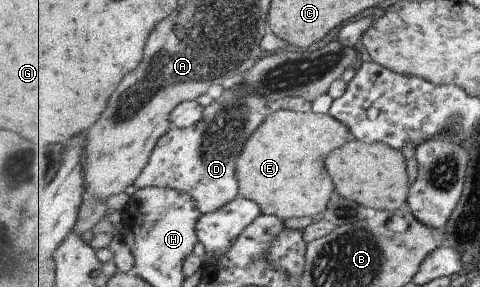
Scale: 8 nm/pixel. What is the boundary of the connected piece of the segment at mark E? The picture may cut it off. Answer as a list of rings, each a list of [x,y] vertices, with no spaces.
[[[278,110],[270,114],[251,138],[247,139],[237,159],[239,195],[258,203],[264,214],[278,216],[284,221],[290,217],[316,217],[324,213],[334,193],[334,183],[325,164],[327,155],[330,151],[346,145],[348,137],[352,137],[349,127],[330,114],[317,114],[311,110]]]

